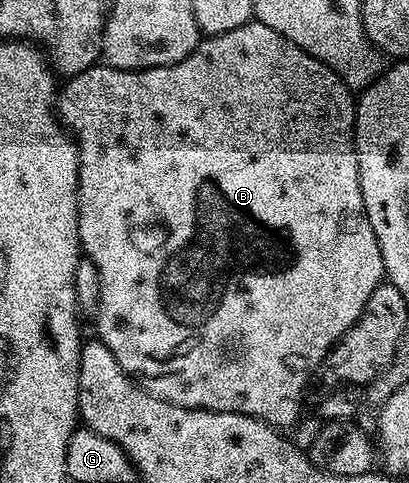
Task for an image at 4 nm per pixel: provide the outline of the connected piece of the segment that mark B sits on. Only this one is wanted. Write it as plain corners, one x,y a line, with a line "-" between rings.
250,20
250,21
248,21
248,22
246,22
246,23
245,23
245,25
243,25
243,26
240,26
240,27
239,27
239,28
235,28
235,29
234,29
234,30
232,30
232,31
231,31
231,32
227,32
227,33
226,33
226,34
214,34
214,35
212,35
212,36
209,36
209,37
206,37
206,38
205,38
205,39
204,39
204,40
202,40
202,41
200,41
200,42
198,42
198,44
197,44
197,47
195,47
195,49
193,49
193,52
192,52
192,53
191,53
191,54
188,54
188,56
187,56
187,57
186,57
186,58
184,58
184,59
183,59
183,60
179,60
179,61
178,61
178,62
176,62
176,64
174,64
174,65
173,65
173,66
153,66
153,67
152,67
152,68
150,68
150,69
149,69
149,70
117,70
117,69
115,69
115,67
113,67
113,66
111,66
111,65
108,65
108,64
98,64
98,65
96,65
96,66
92,66
92,67
91,67
91,68
87,68
87,69
86,69
86,70
84,70
84,71
83,71
83,72
79,72
79,73
78,73
78,74
75,74
75,75
72,75
72,77
70,77
70,78
69,78
69,79
68,79
68,81
66,81
66,82
69,82
69,83
67,83
67,84
66,84
66,86
65,86
65,87
63,87
63,88
62,88
62,90
61,90
61,87
60,87
60,90
59,90
59,93
58,93
58,94
57,94
57,95
56,95
56,98
55,98
55,114
56,114
56,117
57,117
57,118
58,118
58,119
59,119
59,121
60,121
60,123
61,123
61,125
62,125
62,126
64,126
64,127
65,127
65,129
66,129
66,130
68,130
68,131
69,131
69,133
70,133
70,134
72,134
72,136
73,136
73,141
74,141
74,142
76,142
76,144
77,144
77,151
78,151
78,152
79,152
79,176
78,176
78,177
77,177
77,223
78,223
78,224
79,224
79,240
80,240
80,241
81,241
81,249
82,249
82,251
83,251
83,254
84,254
84,257
87,257
87,258
90,258
90,259
91,259
91,261
92,261
92,262
93,262
93,263
94,263
94,264
95,264
95,268
99,268
99,308
98,308
98,309
97,309
97,316
96,316
96,319
95,319
95,325
97,325
97,334
96,334
96,337
97,337
97,338
98,338
98,339
99,339
99,340
100,340
100,342
102,342
102,343
103,343
103,345
104,345
104,346
105,346
105,347
107,347
107,348
108,348
108,349
109,349
109,350
110,350
110,352
112,352
112,354
113,354
113,355
114,355
114,356
115,356
115,360
116,360
116,361
117,361
117,362
118,362
118,364
120,364
120,366
121,366
121,369
122,369
122,370
124,370
124,371
125,371
125,373
126,373
126,374
128,374
128,375
129,375
129,377
130,377
130,378
132,378
132,379
134,379
134,380
136,380
136,381
137,381
137,382
138,382
138,383
139,383
139,385
140,385
140,387
141,387
141,389
142,389
142,390
145,390
145,391
146,391
146,392
147,392
147,393
148,393
148,394
153,394
153,395
155,395
155,396
156,396
156,398
161,398
161,399
162,399
162,400
163,400
163,401
164,401
164,402
170,402
170,403
171,403
171,404
175,404
175,405
176,405
176,406
182,406
182,407
183,407
183,408
187,408
187,409
188,409
188,410
210,410
210,411
211,411
211,412
231,412
231,413
232,413
232,414
246,414
246,415
247,415
247,416
251,416
251,417
252,417
252,418
257,418
257,419
258,419
258,420
259,420
259,421
261,421
261,422
266,422
266,424
268,424
268,425
269,425
269,426
271,426
271,427
274,427
274,428
286,428
286,427
285,427
285,426
289,426
289,425
291,425
291,424
292,424
292,422
293,422
293,421
295,421
295,420
296,420
296,418
297,418
297,417
299,417
299,416
300,416
300,414
301,414
301,393
303,393
303,392
304,392
304,390
305,390
305,385
307,385
307,384
308,384
308,382
309,382
309,373
311,373
311,372
312,372
312,370
313,370
313,369
315,369
315,368
316,368
316,366
317,366
317,365
319,365
319,364
320,364
320,362
321,362
321,365
322,365
322,363
324,363
324,362
325,362
325,361
326,361
326,359
328,359
328,357
329,357
329,352
330,352
330,350
332,350
332,349
333,349
333,347
334,347
334,346
336,346
336,345
337,345
337,341
339,341
339,340
340,340
340,339
341,339
341,337
342,337
342,336
343,336
343,335
344,335
344,334
346,334
346,332
347,332
347,331
348,331
348,330
350,330
350,329
351,329
351,328
352,328
352,327
353,327
353,325
354,325
354,324
355,324
355,320
359,320
359,316
360,316
360,315
361,315
361,313
362,313
362,312
363,312
363,308
364,308
364,307
365,307
365,305
366,305
366,304
367,304
367,300
371,300
371,292
375,292
375,288
379,288
379,287
380,287
380,286
381,286
381,283
382,283
382,281
383,281
383,279
384,279
384,278
385,278
385,265
384,265
384,264
383,264
383,256
382,256
382,255
381,255
381,253
380,253
380,252
379,252
379,240
375,240
375,232
374,232
374,231
373,231
373,229
372,229
372,228
371,228
371,224
370,224
370,223
369,223
369,221
368,221
368,220
367,220
367,212
366,212
366,211
365,211
365,205
364,205
364,204
363,204
363,192
362,192
362,191
361,191
361,185
360,185
360,184
359,184
359,164
358,164
358,163
357,163
357,144
356,144
356,141
355,141
355,123
356,123
356,120
357,120
357,111
356,111
356,109
355,109
355,98
354,98
354,95
353,95
353,94
352,94
352,93
351,93
351,91
350,91
350,89
349,89
349,87
347,87
347,86
345,86
345,85
344,85
344,84
343,84
343,80
342,80
342,79
341,79
341,78
340,78
340,77
339,77
339,76
338,76
338,75
337,75
337,74
336,74
336,73
335,73
335,72
334,72
334,70
332,70
332,69
331,69
331,68
327,68
327,67
326,67
326,66
325,66
325,65
324,65
324,64
322,64
322,63
321,63
321,62
320,62
320,61
319,61
319,60
315,60
315,59
314,59
314,58
313,58
313,57
311,57
311,55
309,55
309,54
308,54
308,53
307,53
307,52
303,52
303,51
302,51
302,50
301,50
301,49
300,49
300,48
299,48
299,47
298,47
298,46
296,46
296,45
295,45
295,44
291,44
291,40
287,40
287,39
286,39
286,38
284,38
284,37
283,37
283,36
279,36
279,32
275,32
275,28
267,28
267,24
263,24
263,23
262,23
262,22
258,22
258,21
256,21
256,20

